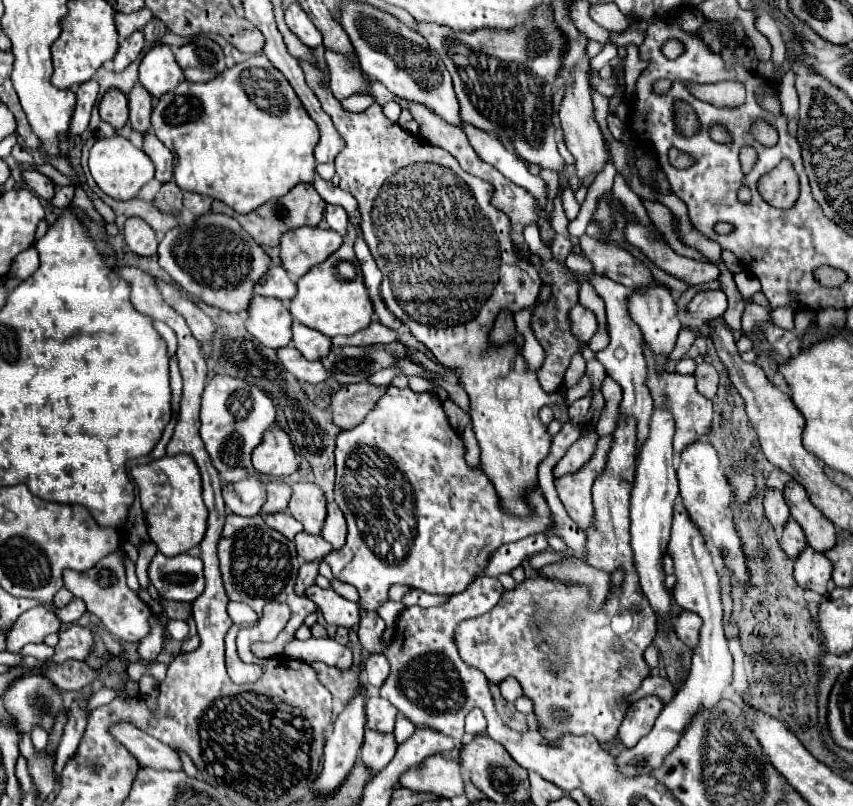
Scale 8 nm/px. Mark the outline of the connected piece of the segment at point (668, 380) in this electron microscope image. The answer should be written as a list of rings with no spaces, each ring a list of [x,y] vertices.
[[[644,346],[644,354],[646,354],[646,362],[648,362],[648,386],[650,386],[650,392],[654,396],[654,406],[660,406],[660,402],[664,402],[664,400],[670,402],[668,410],[672,410],[674,420],[676,420],[674,452],[680,454],[690,442],[696,442],[710,432],[712,402],[696,390],[696,376],[694,374],[668,374],[668,372],[656,374],[656,370],[652,370],[652,364],[650,364],[652,356],[648,354],[648,346]]]

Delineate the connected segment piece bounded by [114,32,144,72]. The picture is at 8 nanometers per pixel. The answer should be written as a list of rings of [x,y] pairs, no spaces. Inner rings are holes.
[[[136,32],[136,34],[132,34],[132,38],[124,40],[120,44],[118,54],[114,56],[114,72],[122,72],[130,62],[134,62],[140,56],[142,48],[144,48],[144,34],[142,32]]]

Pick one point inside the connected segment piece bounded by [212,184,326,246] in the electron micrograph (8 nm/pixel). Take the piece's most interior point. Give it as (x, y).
(301, 206)

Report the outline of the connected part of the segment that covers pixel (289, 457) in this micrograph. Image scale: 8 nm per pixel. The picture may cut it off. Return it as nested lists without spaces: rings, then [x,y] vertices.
[[[274,424],[264,432],[262,442],[256,446],[256,450],[252,450],[252,464],[258,472],[268,476],[288,476],[296,472],[298,464],[290,436]]]

